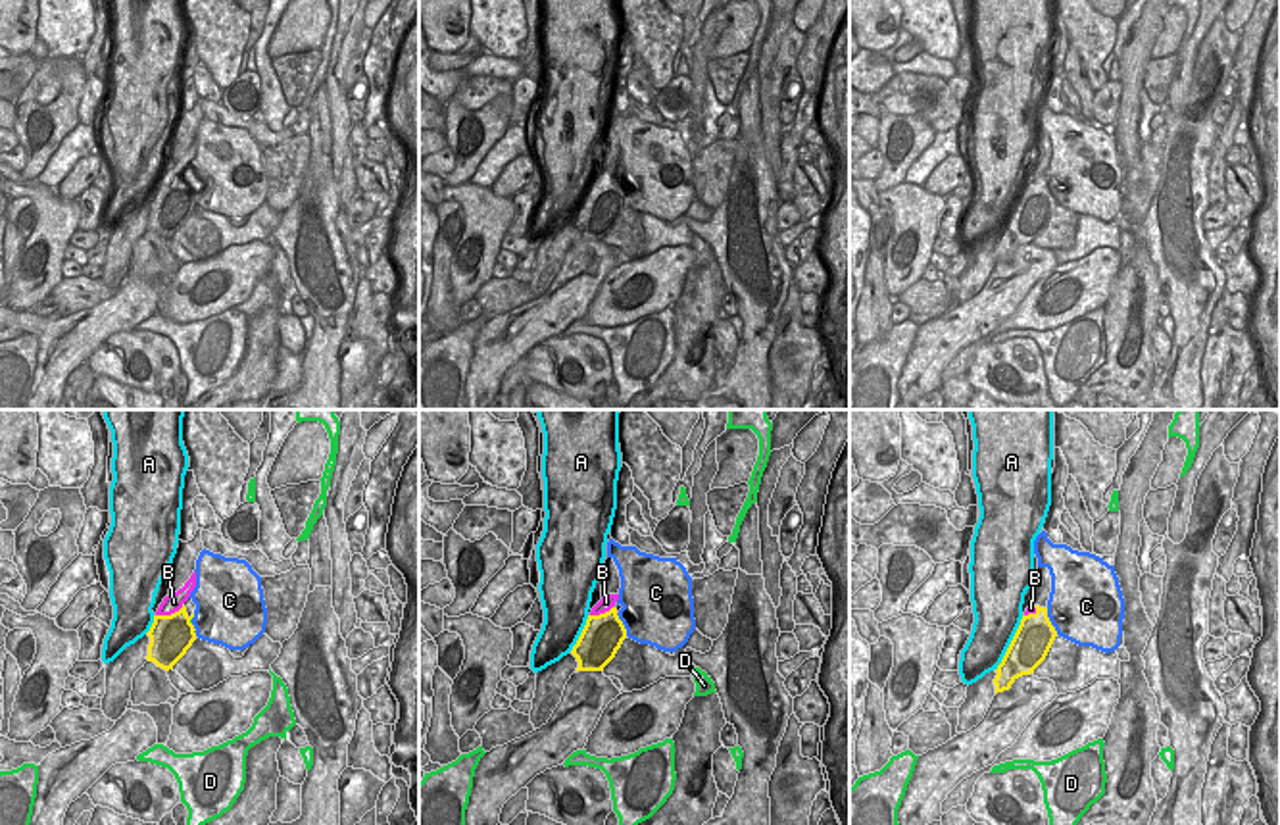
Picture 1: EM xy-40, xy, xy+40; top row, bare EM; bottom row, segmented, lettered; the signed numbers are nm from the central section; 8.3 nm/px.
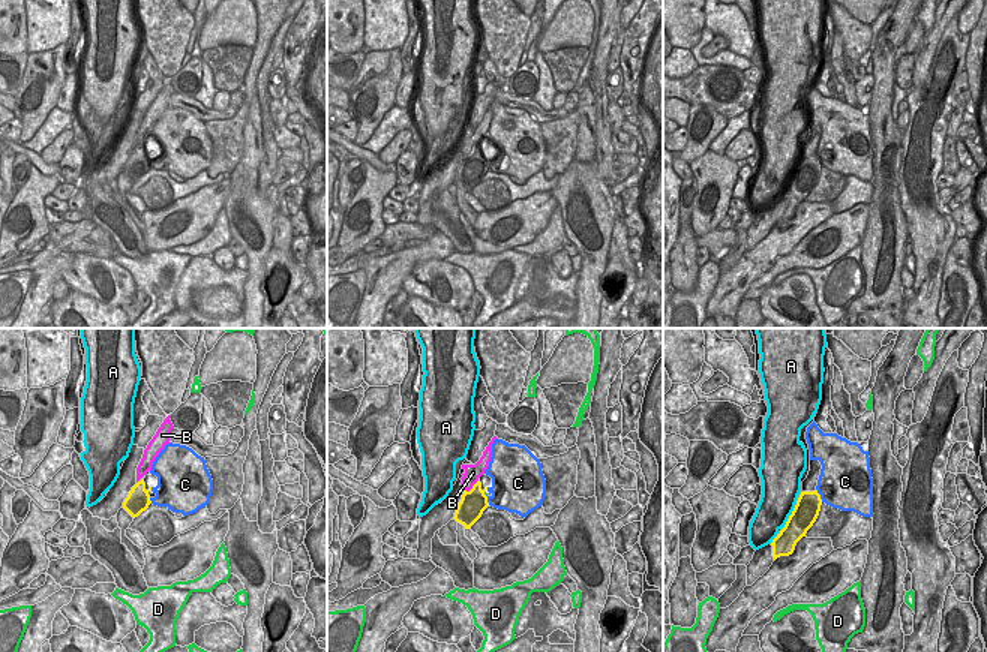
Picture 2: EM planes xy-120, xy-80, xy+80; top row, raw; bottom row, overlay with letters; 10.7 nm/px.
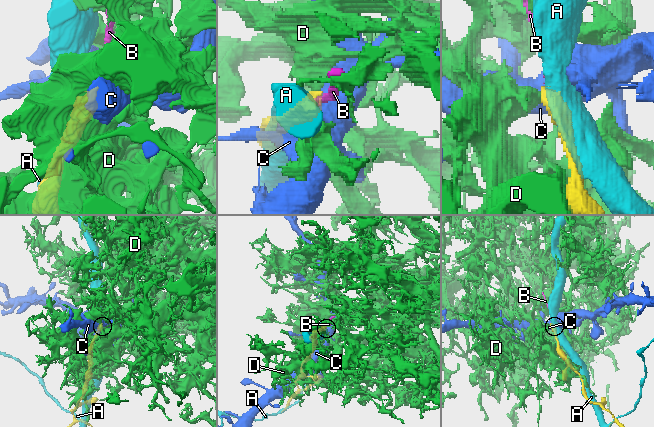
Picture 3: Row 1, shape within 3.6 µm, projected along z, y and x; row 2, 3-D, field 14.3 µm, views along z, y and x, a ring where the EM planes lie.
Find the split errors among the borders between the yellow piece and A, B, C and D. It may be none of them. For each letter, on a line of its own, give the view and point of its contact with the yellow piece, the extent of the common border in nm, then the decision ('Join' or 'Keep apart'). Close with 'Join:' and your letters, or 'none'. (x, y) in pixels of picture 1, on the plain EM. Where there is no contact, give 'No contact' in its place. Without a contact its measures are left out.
A: Touches yellow at xy+40 (1011, 212). Shared border 500 nm. Keep apart
B: Touches yellow at xy-40 (172, 183). Shared border 260 nm. Join
C: Touches yellow at xy+40 (1050, 191). Shared border 240 nm. Keep apart
D: Touches yellow at xy-40 (189, 191). Shared border 60 nm. Keep apart
Join: B.

